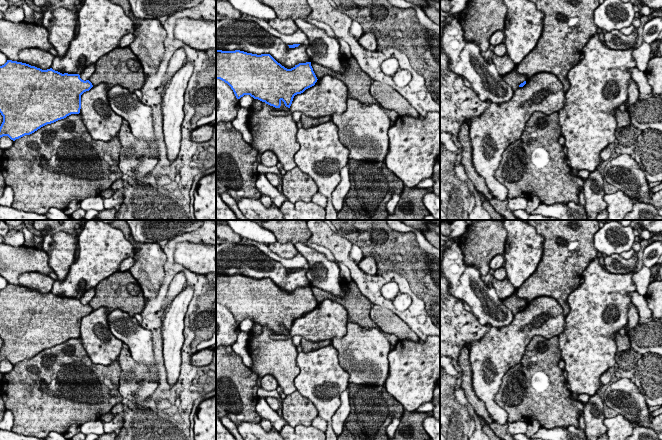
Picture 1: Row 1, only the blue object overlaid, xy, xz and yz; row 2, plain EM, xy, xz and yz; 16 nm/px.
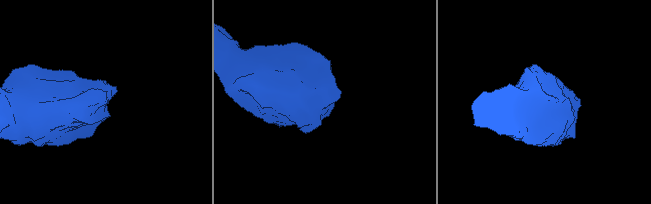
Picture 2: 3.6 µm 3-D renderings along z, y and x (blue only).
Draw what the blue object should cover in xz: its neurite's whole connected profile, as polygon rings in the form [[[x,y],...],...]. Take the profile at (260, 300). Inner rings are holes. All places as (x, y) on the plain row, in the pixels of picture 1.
[[[216,274],[216,303],[227,307],[237,323],[250,319],[275,332],[280,332],[283,325],[290,332],[293,322],[303,317],[317,306],[311,286],[299,287],[287,293],[278,287],[270,278],[252,278],[240,274]]]

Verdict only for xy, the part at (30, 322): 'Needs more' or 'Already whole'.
Already whole

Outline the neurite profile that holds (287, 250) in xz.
[[[275,242],[268,246],[272,252],[285,259],[294,258],[299,253],[295,248],[295,244],[292,243],[281,244],[279,242]]]

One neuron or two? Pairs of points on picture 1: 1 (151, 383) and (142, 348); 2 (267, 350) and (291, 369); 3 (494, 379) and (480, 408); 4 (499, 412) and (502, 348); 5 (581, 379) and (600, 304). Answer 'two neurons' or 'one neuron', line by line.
1: one neuron
2: one neuron
3: two neurons
4: one neuron
5: one neuron

